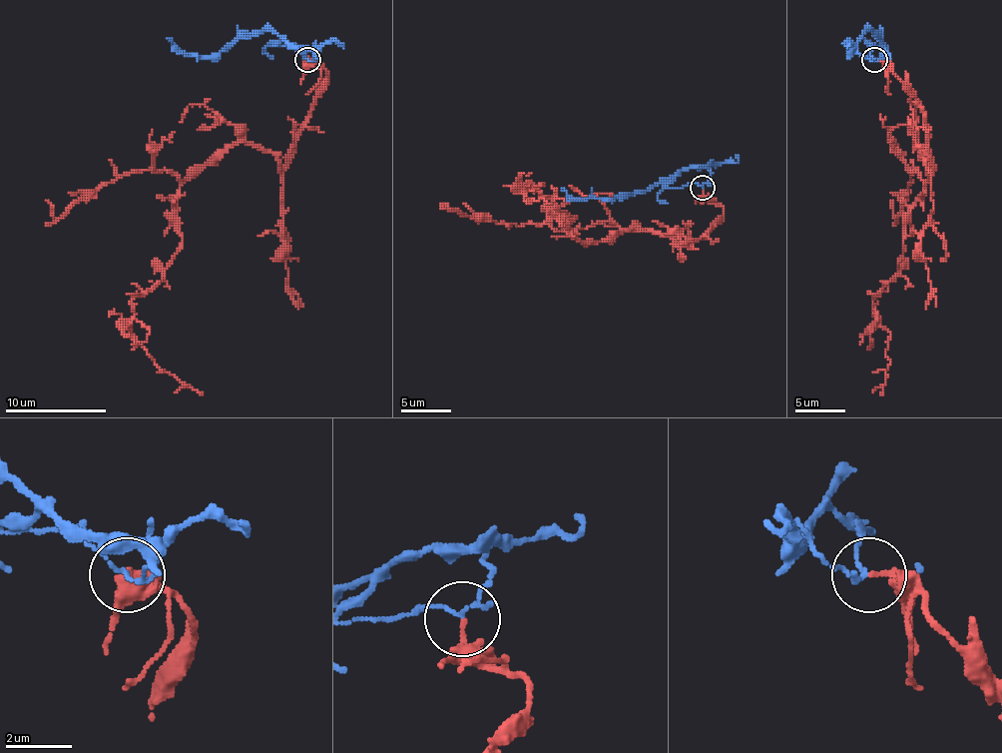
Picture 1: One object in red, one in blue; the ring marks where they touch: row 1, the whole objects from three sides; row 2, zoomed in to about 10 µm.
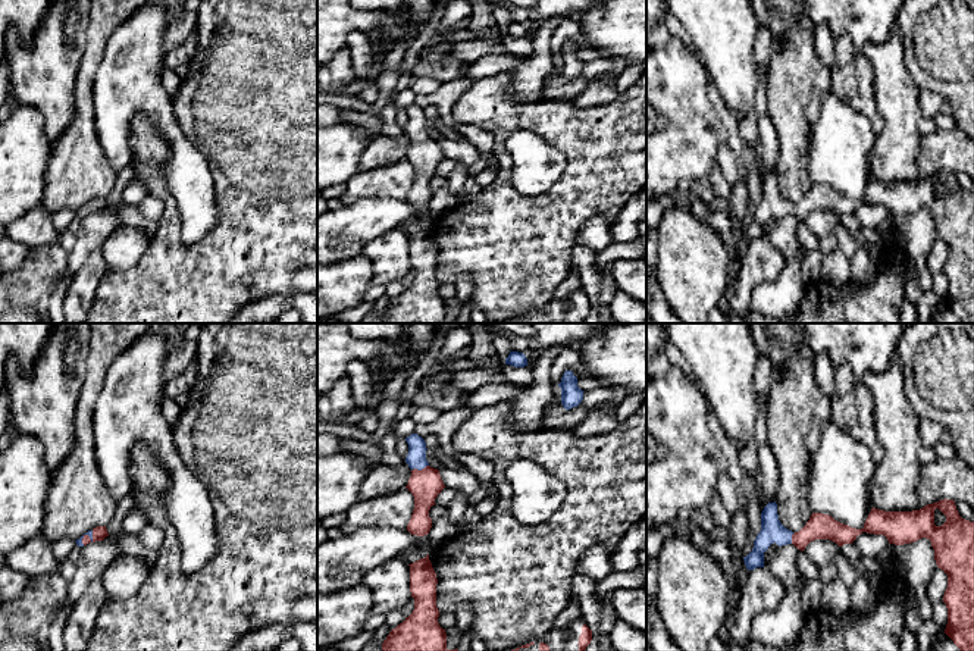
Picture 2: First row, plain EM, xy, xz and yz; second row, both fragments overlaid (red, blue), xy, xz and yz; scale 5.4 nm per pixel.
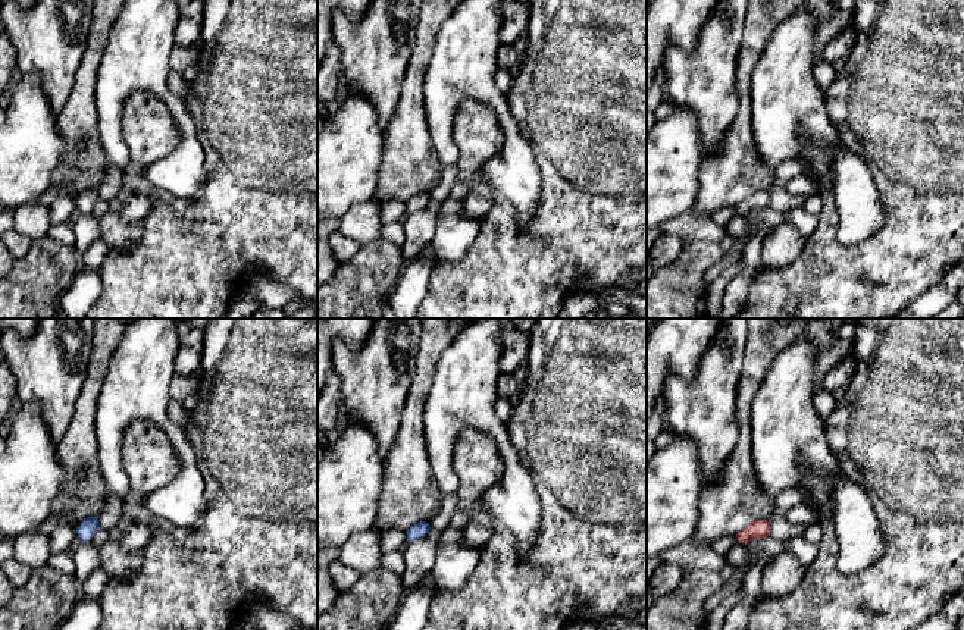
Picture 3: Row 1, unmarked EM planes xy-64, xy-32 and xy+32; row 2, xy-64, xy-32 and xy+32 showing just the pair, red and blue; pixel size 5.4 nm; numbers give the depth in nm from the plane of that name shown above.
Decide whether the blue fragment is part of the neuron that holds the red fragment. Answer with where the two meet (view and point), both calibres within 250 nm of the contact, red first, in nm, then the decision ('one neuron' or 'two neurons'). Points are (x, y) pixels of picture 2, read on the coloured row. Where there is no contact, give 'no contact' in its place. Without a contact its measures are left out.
contact xz (419, 470); calibres 170 and 110 nm; two neurons

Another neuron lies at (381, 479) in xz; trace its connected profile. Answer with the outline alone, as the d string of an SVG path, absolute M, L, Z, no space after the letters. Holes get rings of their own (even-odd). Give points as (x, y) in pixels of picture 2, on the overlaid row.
M404 461L400 466L376 463L364 476L360 486L360 500L375 498L397 492L407 486L411 469Z

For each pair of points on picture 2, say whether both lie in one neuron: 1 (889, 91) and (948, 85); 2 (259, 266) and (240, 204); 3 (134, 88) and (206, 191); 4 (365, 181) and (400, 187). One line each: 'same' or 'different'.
1: different
2: same
3: same
4: same

